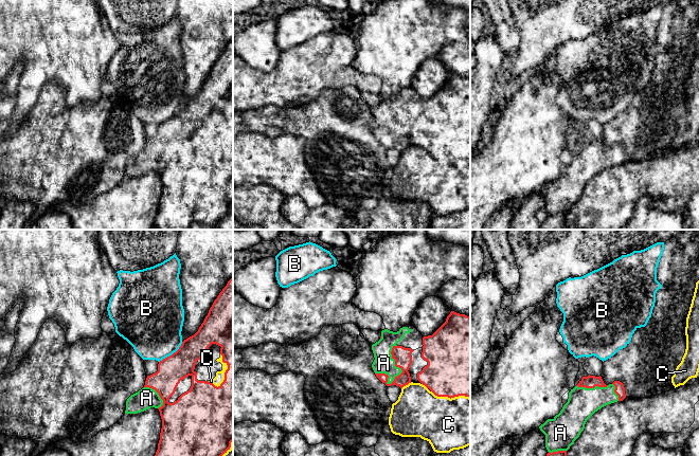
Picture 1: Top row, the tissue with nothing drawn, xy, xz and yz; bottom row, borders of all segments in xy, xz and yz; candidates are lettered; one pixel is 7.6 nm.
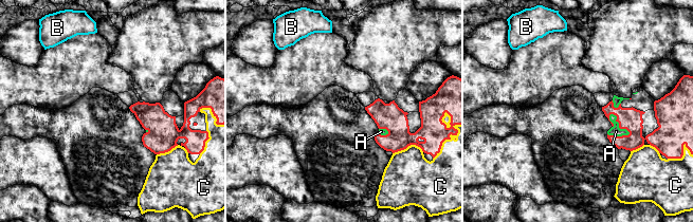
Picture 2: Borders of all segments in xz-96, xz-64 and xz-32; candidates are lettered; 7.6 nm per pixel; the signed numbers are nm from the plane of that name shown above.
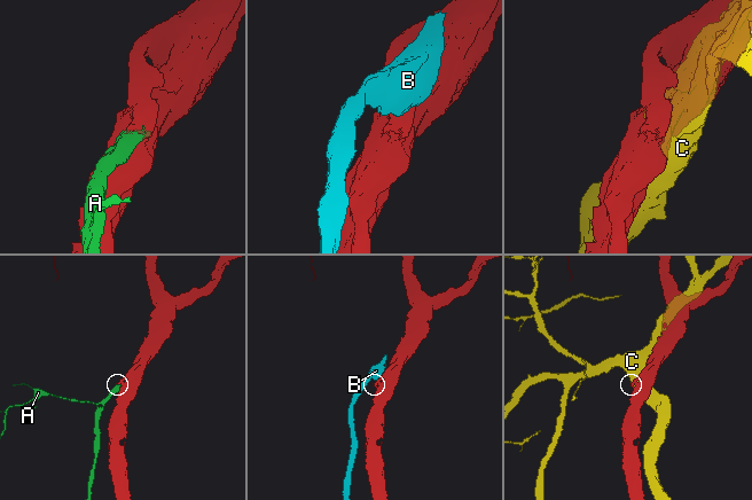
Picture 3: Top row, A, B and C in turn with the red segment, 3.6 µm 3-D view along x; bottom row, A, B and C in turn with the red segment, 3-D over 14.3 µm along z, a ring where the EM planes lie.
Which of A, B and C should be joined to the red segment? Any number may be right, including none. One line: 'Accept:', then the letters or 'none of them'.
Accept: A

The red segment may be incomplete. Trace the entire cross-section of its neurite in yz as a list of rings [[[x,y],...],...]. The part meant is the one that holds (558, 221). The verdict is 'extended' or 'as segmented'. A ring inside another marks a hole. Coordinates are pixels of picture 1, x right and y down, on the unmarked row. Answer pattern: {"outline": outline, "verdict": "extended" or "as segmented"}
{"outline": [[[601,139],[582,140],[579,146],[569,156],[568,165],[560,176],[539,189],[545,198],[545,211],[549,215],[540,230],[568,230],[567,214],[584,194],[587,183],[602,170],[623,164],[625,161],[625,150],[622,145],[614,144],[612,147],[606,148]]], "verdict": "extended"}

